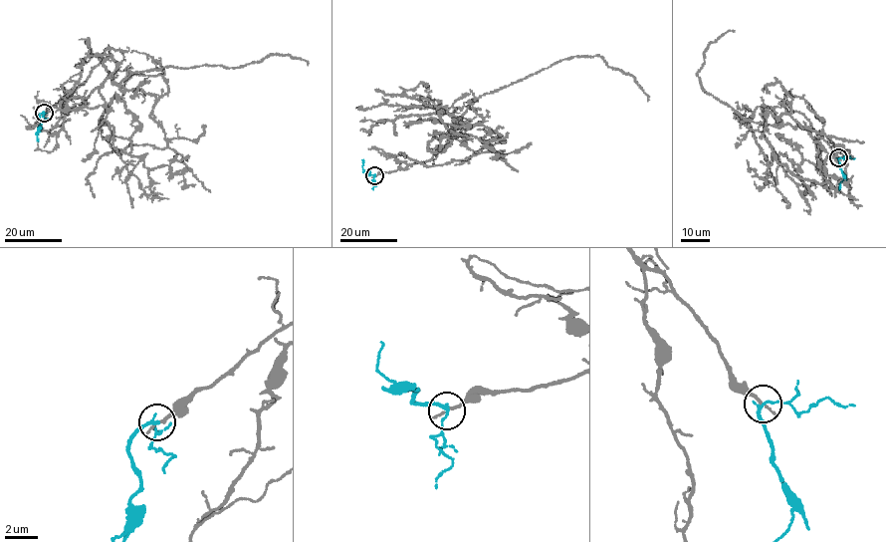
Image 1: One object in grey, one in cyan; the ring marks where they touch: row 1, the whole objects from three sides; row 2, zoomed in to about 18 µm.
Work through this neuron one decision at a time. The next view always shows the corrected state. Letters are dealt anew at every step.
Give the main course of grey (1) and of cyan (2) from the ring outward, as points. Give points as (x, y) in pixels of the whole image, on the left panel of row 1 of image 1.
1: (44, 113), (84, 85), (104, 60), (110, 80), (119, 85), (133, 72), (240, 67), (276, 54), (308, 65)
2: (44, 113), (39, 117), (38, 140)

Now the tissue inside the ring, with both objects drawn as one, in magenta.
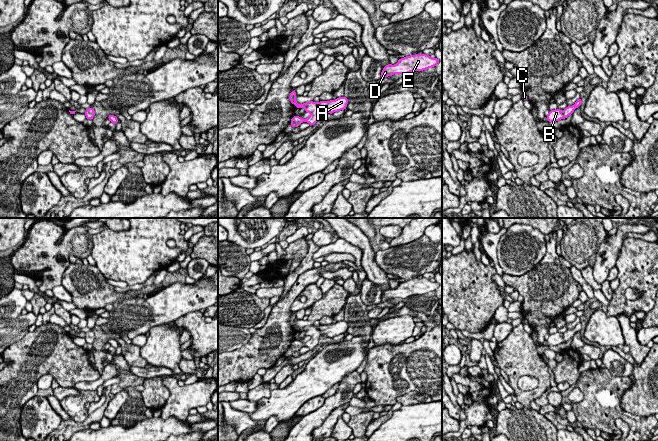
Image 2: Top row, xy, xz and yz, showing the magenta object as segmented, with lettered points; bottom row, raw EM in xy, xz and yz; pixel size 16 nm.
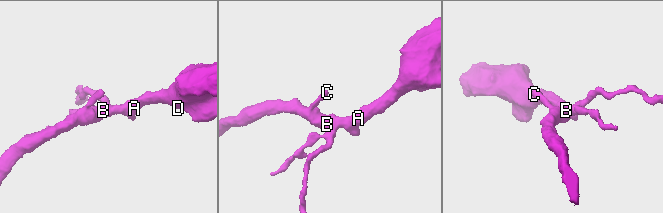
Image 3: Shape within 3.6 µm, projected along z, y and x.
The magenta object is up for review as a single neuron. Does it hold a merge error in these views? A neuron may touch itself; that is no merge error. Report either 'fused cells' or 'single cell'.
single cell

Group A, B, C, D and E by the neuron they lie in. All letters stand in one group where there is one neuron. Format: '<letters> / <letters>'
A B C D E

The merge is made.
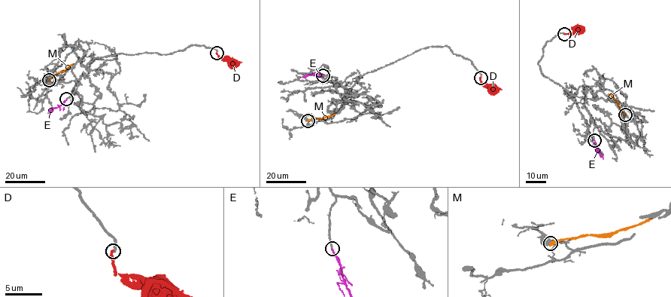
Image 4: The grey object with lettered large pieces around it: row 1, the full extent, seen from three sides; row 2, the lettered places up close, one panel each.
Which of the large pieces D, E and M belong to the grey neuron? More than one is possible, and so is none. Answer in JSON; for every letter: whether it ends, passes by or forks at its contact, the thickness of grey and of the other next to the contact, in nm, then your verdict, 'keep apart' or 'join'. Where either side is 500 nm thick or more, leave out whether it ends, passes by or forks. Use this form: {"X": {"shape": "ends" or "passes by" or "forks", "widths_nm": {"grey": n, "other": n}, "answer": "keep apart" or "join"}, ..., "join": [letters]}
{"D": {"shape": "ends", "widths_nm": {"grey": 260, "other": 280}, "answer": "keep apart"}, "E": {"shape": "ends", "widths_nm": {"grey": 180, "other": 190}, "answer": "join"}, "M": {"shape": "ends", "widths_nm": {"grey": 480, "other": 400}, "answer": "keep apart"}, "join": ["E"]}

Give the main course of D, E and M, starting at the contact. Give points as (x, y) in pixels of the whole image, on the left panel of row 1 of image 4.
D: (217, 53), (220, 59), (241, 62)
E: (66, 99), (47, 113)
M: (49, 80), (74, 63)

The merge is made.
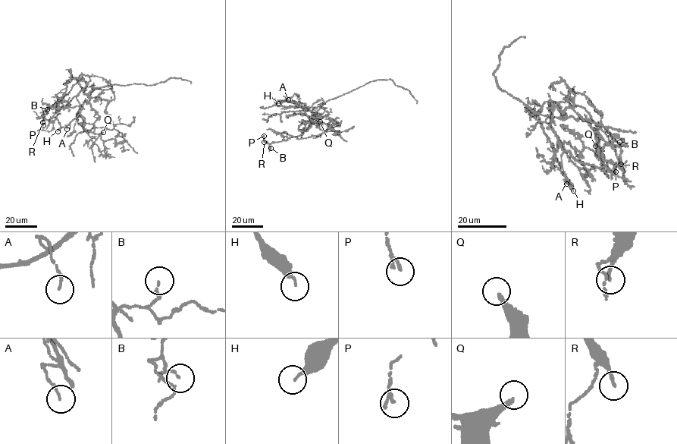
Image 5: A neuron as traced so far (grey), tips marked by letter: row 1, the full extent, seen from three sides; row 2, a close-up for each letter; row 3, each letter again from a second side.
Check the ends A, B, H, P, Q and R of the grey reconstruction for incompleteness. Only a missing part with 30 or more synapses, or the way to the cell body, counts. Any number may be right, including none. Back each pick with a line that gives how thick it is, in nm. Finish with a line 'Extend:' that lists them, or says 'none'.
Q: 260 nm thick
Extend: Q

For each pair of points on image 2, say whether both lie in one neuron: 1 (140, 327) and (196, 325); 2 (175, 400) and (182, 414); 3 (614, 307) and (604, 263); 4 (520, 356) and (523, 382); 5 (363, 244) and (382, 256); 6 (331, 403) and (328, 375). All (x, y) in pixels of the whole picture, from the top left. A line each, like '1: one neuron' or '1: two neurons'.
1: two neurons
2: one neuron
3: two neurons
4: two neurons
5: two neurons
6: two neurons

